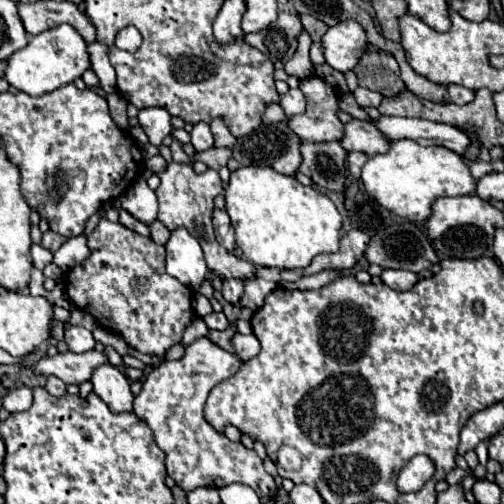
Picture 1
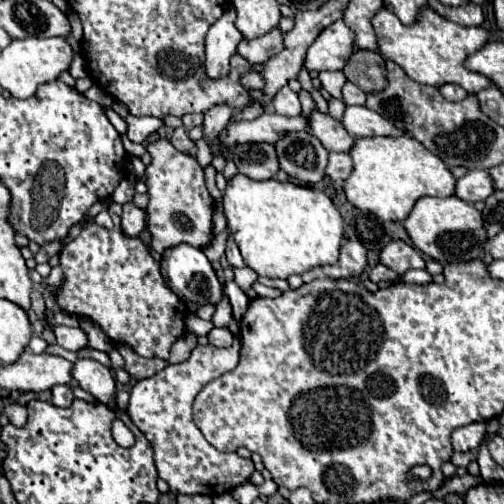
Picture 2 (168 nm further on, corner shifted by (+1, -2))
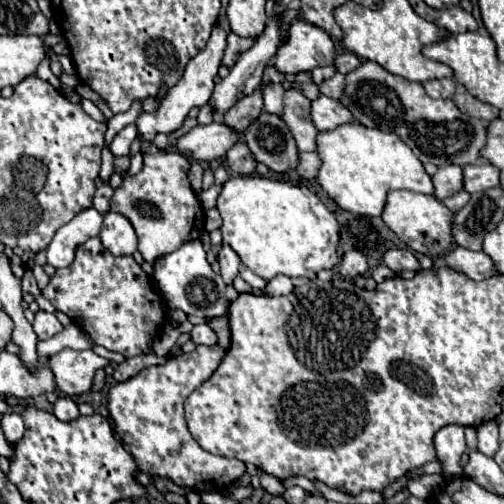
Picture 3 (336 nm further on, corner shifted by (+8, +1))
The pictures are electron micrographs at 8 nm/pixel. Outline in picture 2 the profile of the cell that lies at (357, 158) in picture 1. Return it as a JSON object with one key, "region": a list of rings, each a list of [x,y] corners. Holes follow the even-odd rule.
{"region":[[[329,154],[327,176],[335,182],[343,182],[351,174],[351,156],[349,154]]]}

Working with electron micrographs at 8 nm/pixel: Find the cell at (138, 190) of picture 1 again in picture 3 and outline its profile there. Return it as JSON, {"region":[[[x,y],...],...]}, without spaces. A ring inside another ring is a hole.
{"region":[[[106,213],[104,225],[100,231],[100,241],[104,249],[112,255],[132,255],[136,251],[136,231],[132,229],[130,221],[120,213]]]}

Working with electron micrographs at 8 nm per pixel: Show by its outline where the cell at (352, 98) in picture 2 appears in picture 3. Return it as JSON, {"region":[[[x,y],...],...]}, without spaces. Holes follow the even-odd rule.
{"region":[[[334,73],[334,77],[324,79],[324,81],[318,85],[318,91],[320,91],[322,95],[326,95],[326,97],[340,99],[340,97],[342,97],[342,87],[344,87],[344,75]]]}

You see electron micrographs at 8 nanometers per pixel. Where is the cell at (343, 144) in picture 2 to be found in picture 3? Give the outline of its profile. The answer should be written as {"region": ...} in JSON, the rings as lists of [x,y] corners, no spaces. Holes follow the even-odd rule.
{"region":[[[288,89],[284,95],[282,121],[288,125],[290,133],[294,135],[296,147],[300,151],[316,149],[318,129],[310,121],[310,99],[306,99],[302,93],[298,93],[294,89]]]}

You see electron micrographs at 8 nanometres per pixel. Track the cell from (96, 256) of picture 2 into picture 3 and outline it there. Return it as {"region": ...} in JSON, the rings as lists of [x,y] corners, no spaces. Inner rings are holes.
{"region":[[[98,237],[88,239],[76,249],[76,259],[70,267],[56,269],[42,295],[80,325],[92,337],[94,345],[118,351],[124,357],[148,353],[166,319],[164,301],[154,291],[150,277],[132,257],[114,257],[108,253]]]}

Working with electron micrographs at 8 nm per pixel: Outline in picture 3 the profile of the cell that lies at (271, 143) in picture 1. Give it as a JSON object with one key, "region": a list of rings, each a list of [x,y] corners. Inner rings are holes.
{"region":[[[236,141],[226,153],[228,167],[238,175],[252,175],[256,171],[256,161],[250,153],[250,149],[244,145],[244,141]]]}

